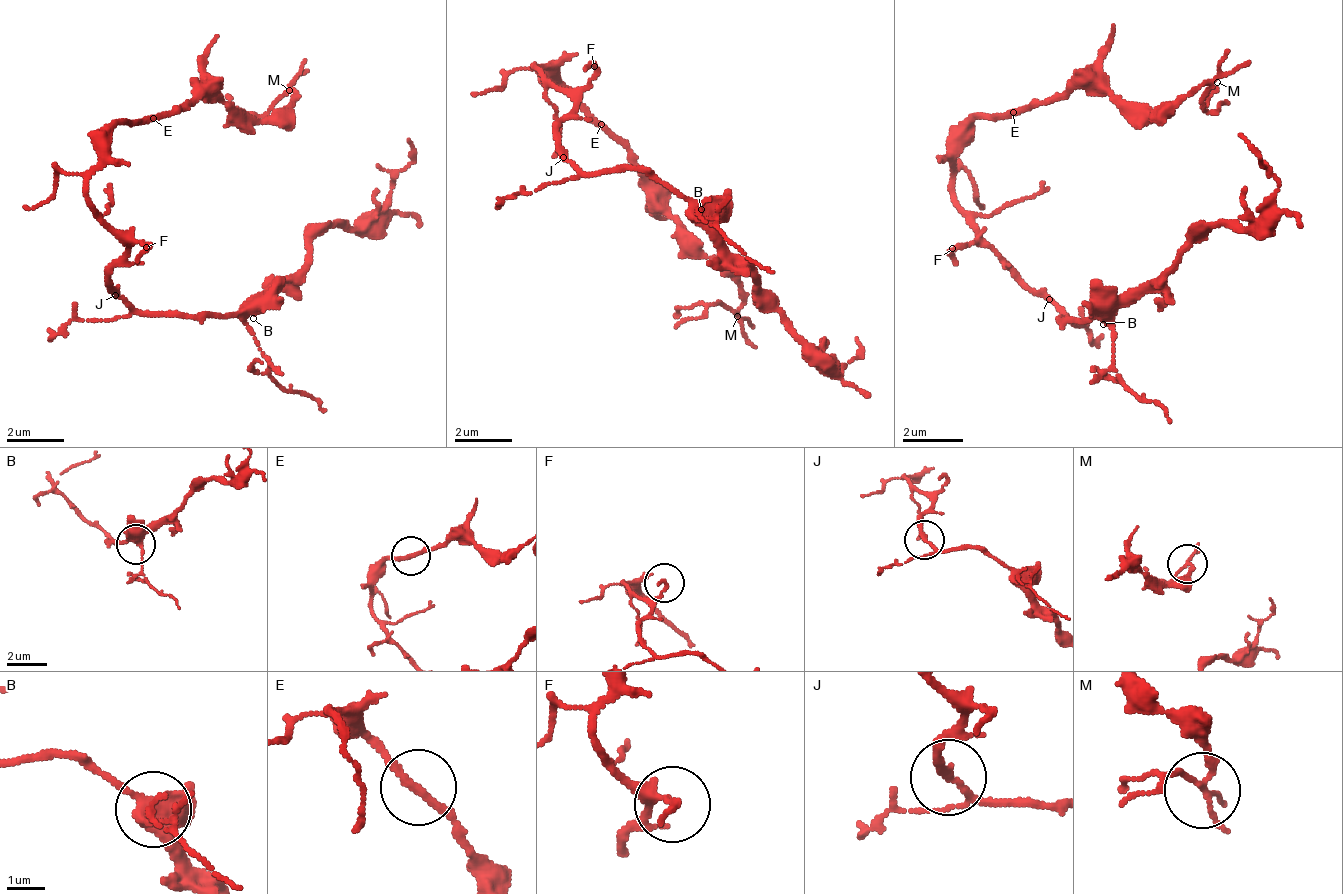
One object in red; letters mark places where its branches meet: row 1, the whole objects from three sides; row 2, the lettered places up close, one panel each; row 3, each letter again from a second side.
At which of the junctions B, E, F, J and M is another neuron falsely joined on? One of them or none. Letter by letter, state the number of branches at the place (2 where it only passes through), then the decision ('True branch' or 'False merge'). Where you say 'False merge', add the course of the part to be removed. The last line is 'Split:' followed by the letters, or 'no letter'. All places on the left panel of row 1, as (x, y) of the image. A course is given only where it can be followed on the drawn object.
B: Branches: 4. True branch
E: Branches: 2. True branch
F: Branches: 1. True branch
J: Branches: 3. True branch
M: Branches: 4. True branch
Split: no letter

